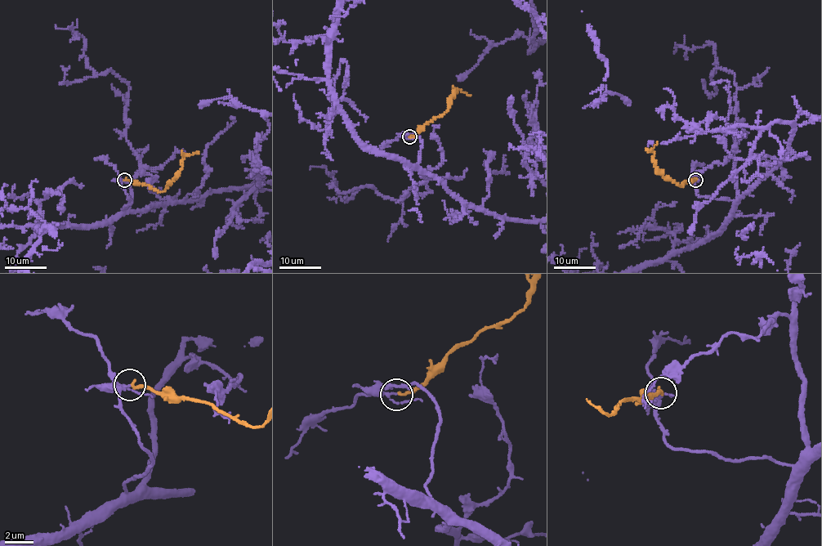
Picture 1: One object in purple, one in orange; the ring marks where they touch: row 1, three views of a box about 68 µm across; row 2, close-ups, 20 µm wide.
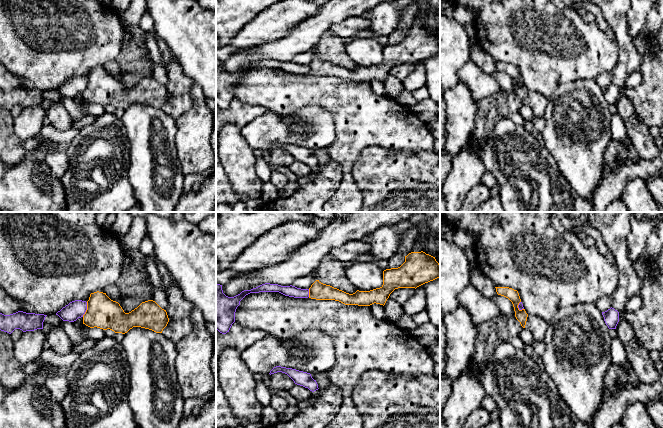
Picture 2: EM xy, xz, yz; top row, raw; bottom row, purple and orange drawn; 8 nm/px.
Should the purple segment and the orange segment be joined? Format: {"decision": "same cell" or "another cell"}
{"decision": "another cell"}

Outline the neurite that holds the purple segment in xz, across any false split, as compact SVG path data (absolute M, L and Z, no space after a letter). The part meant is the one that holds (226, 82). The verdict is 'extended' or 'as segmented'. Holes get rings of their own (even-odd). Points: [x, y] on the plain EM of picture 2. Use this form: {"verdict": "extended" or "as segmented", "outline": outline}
{"verdict": "as segmented", "outline": "M216 59L216 105L226 110L235 98L235 88L240 77L250 69L279 68L285 72L294 74L308 74L309 65L301 65L295 62L281 62L265 59L251 66L244 66L234 73L228 73L223 69L222 61Z"}

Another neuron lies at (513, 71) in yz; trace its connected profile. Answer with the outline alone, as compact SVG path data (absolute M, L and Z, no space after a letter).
M509 63L495 64L498 71L508 74L512 78L516 95L520 98L523 104L527 104L532 109L534 117L543 118L549 99L540 93L528 91L525 85L520 86L518 84L521 75L517 66Z

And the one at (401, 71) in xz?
M398 64L395 65L389 73L400 81L403 81L415 70L415 67L415 64Z

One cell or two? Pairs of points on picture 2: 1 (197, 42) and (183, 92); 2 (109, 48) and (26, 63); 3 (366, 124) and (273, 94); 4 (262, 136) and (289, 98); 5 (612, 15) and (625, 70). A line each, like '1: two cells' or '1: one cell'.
1: two cells
2: one cell
3: one cell
4: two cells
5: one cell

